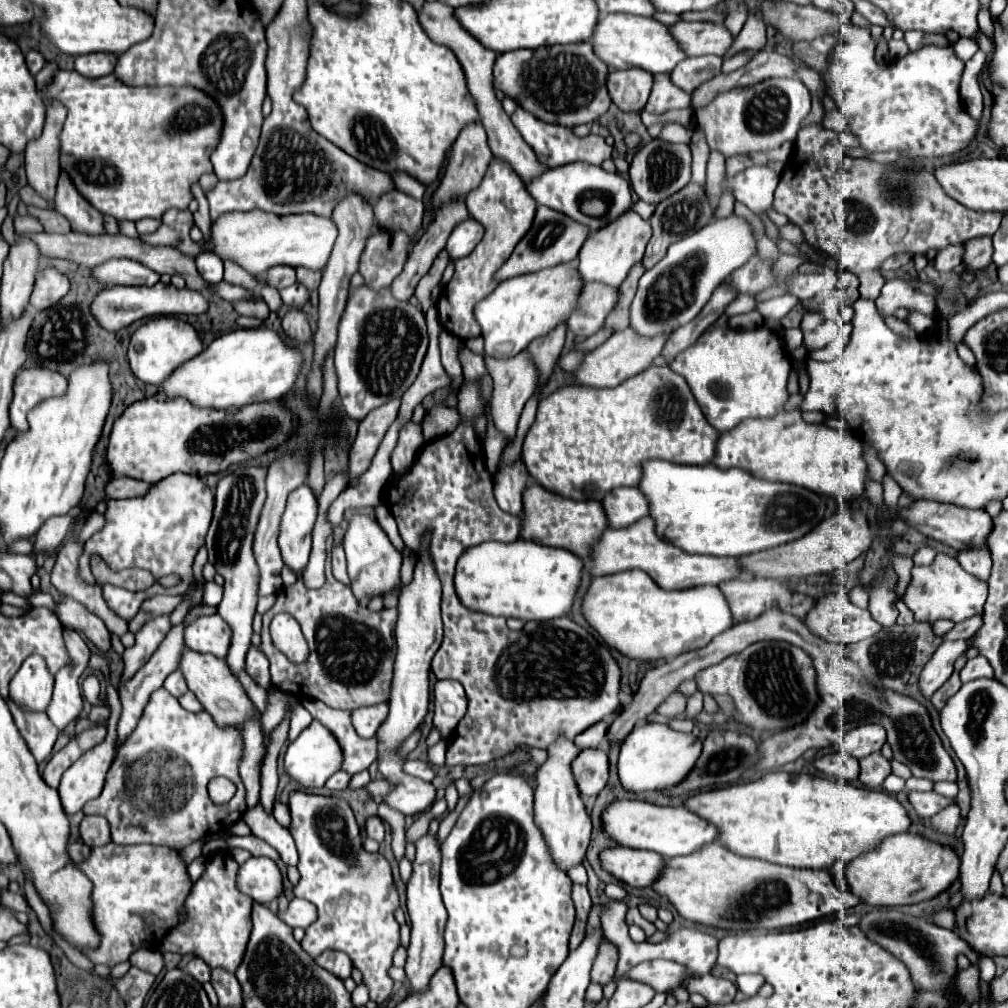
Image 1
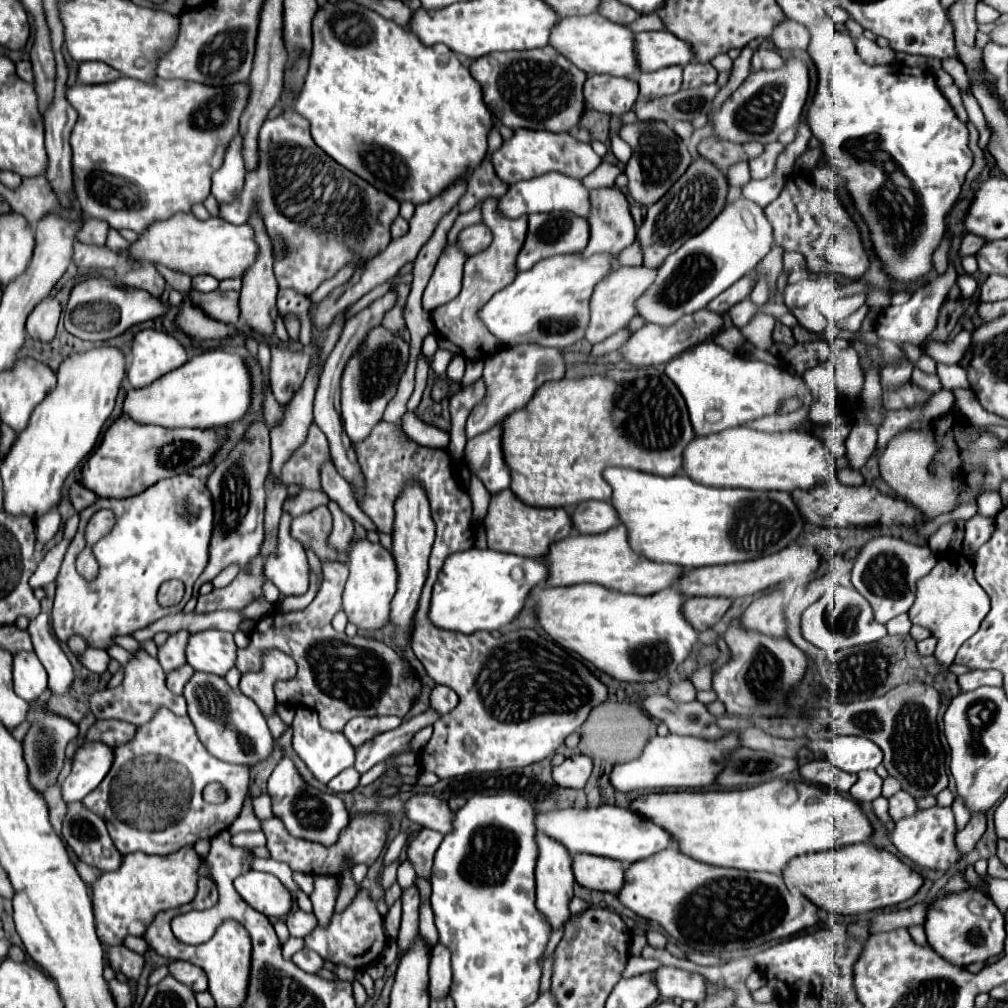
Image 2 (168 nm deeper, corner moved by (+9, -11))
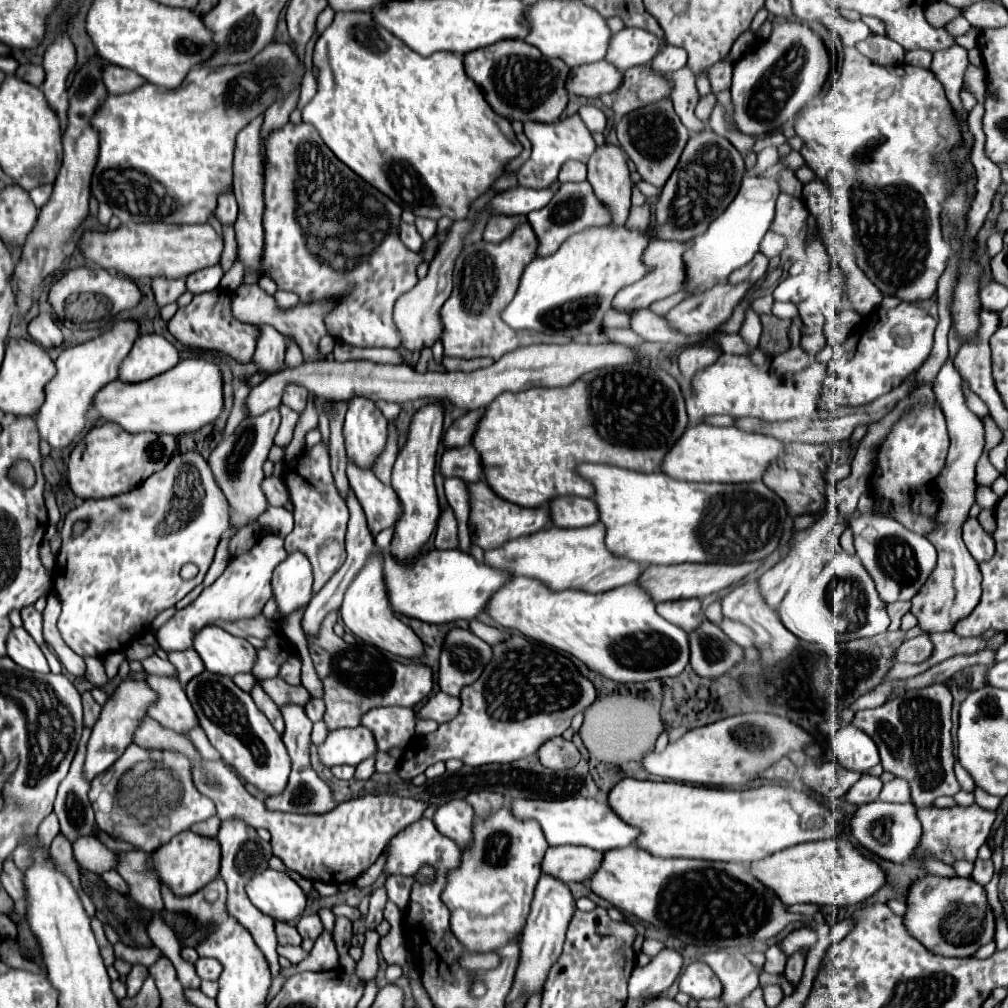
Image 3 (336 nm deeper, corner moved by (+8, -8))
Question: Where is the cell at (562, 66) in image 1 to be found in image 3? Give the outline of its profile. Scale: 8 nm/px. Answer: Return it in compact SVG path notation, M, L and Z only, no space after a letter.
M506 40L486 46L486 50L472 50L464 54L464 70L484 92L486 102L496 114L520 122L554 122L568 104L564 80L568 66L558 58L548 58L524 40Z

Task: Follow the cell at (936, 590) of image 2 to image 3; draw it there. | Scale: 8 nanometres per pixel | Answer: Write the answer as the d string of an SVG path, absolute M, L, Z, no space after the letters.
M946 360L946 364L940 368L940 372L932 384L932 392L936 398L944 398L944 416L948 422L948 434L954 434L954 438L950 440L950 452L948 452L946 466L944 466L942 474L936 478L936 486L942 494L942 506L940 506L938 514L934 516L934 518L938 518L938 530L928 534L930 542L938 550L938 564L932 570L930 578L924 582L922 590L918 590L918 594L910 600L910 604L912 604L910 612L918 618L920 628L928 634L952 630L952 626L960 618L968 616L980 600L980 582L982 582L978 562L966 550L962 536L960 536L960 528L962 528L962 522L968 518L970 506L976 502L974 466L976 466L976 462L982 454L982 448L984 448L984 424L966 406L962 378L956 372L952 360Z

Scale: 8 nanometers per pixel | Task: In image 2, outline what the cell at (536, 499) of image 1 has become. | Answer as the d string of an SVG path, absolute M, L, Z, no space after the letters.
M505 489L491 497L489 511L483 519L483 527L487 531L487 543L493 551L515 553L531 559L545 559L549 555L549 545L563 541L573 531L573 519L565 509L541 509L529 507L521 503L511 489Z

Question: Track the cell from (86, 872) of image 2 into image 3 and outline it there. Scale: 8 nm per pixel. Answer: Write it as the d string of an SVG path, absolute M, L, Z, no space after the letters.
M108 870L108 872L104 872L102 878L104 878L104 882L108 882L110 888L114 888L114 890L118 890L118 892L122 892L122 894L128 894L130 888L128 888L126 880L124 880L116 870Z

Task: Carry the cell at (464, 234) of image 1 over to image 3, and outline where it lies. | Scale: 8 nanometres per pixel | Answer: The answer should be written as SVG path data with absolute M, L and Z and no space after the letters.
M510 216L510 218L490 218L484 230L484 240L486 242L502 242L506 236L514 232L514 226L518 222L526 222L526 216Z

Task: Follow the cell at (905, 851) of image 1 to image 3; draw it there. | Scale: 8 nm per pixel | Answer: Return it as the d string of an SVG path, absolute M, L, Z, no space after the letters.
M842 836L826 838L822 842L804 842L804 844L780 850L778 854L770 854L770 858L762 858L758 862L752 862L750 874L754 874L754 878L758 878L758 882L762 882L764 886L770 886L770 890L774 890L774 894L778 894L778 898L782 898L782 902L786 902L786 906L806 904L806 902L810 902L810 904L834 904L834 906L858 904L858 902L866 900L868 896L872 896L874 892L878 892L880 888L886 886L886 876L878 868L878 864L864 858Z

